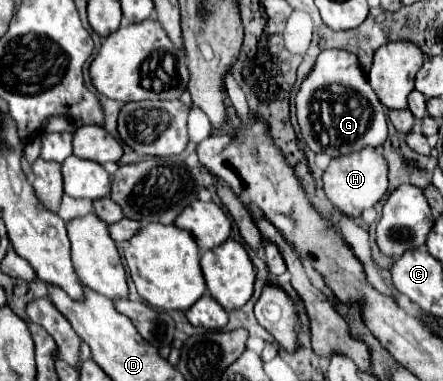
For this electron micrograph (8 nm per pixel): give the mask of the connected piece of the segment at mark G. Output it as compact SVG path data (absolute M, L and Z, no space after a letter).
M328 49L318 55L316 65L306 75L296 95L296 117L304 141L314 153L328 153L330 157L348 155L364 147L380 147L386 141L386 113L380 99L372 91L360 61L354 53L342 49Z

